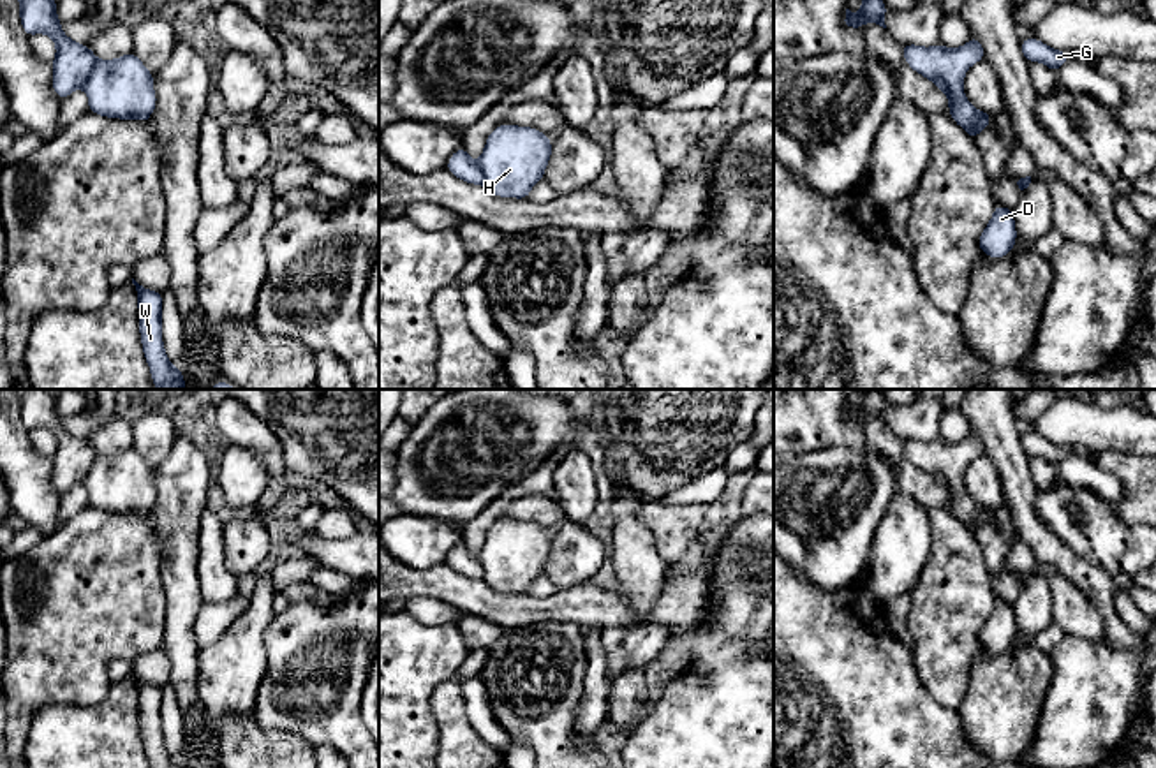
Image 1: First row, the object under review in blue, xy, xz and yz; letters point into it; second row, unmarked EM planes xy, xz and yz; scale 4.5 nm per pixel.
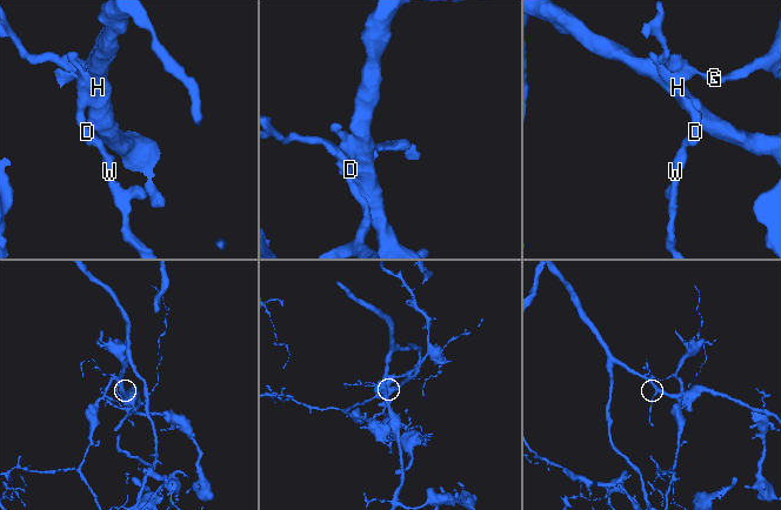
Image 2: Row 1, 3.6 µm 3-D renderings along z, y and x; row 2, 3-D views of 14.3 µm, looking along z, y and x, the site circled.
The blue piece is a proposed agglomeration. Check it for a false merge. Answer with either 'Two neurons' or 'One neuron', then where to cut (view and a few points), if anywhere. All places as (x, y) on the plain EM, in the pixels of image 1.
Two neurons. Split along yz (931, 472), (947, 481), (954, 495), (950, 508)

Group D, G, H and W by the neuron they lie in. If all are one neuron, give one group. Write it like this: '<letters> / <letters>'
D G W / H

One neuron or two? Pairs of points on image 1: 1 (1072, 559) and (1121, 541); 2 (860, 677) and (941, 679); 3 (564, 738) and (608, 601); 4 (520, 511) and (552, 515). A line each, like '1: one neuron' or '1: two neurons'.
1: two neurons
2: two neurons
3: two neurons
4: one neuron

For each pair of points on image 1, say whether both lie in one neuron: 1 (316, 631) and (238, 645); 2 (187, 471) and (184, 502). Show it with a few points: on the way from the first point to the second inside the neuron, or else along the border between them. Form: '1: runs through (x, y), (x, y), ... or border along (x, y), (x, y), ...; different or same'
1: border along (275, 613), (265, 633), (266, 670), (259, 680); different
2: runs through (184, 478), (184, 495); same

